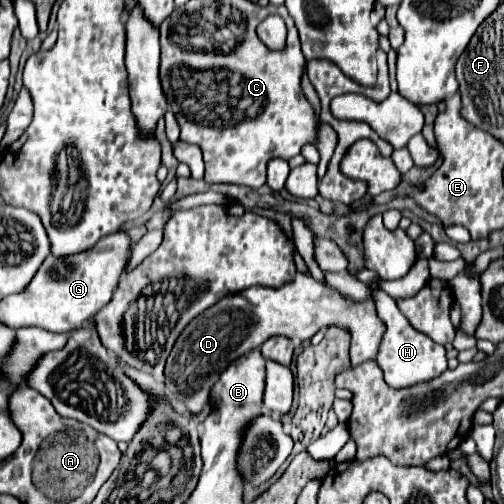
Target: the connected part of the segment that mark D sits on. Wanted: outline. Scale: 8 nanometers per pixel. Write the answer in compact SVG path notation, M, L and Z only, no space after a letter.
M296 272L290 284L280 288L250 286L238 294L222 298L214 308L196 316L182 336L176 340L168 362L166 362L166 392L178 402L180 408L188 412L200 412L208 404L210 388L218 374L242 354L262 346L272 336L286 336L298 340L310 340L324 326L338 326L350 332L350 362L352 368L376 358L386 326L376 316L376 306L370 306L370 298L356 302L344 298L328 284L316 282L310 272Z

